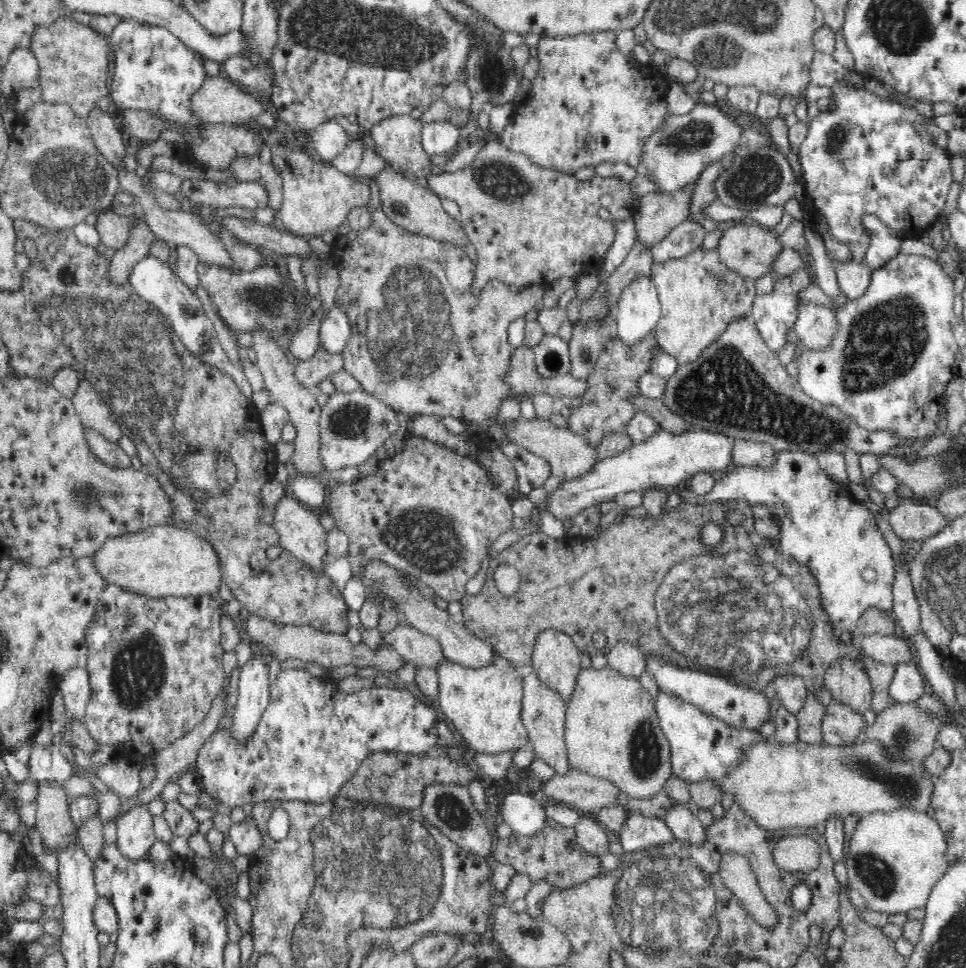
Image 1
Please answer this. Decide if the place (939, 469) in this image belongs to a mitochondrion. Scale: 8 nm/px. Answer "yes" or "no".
yes

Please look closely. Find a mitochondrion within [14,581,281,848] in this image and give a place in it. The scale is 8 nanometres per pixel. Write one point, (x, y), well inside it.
(136, 679)

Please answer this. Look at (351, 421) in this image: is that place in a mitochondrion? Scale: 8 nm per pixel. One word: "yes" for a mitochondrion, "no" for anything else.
yes

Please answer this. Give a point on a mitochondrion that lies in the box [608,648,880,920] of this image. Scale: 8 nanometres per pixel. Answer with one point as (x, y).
(645, 753)

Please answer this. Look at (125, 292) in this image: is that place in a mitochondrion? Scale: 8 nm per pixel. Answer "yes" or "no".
yes

